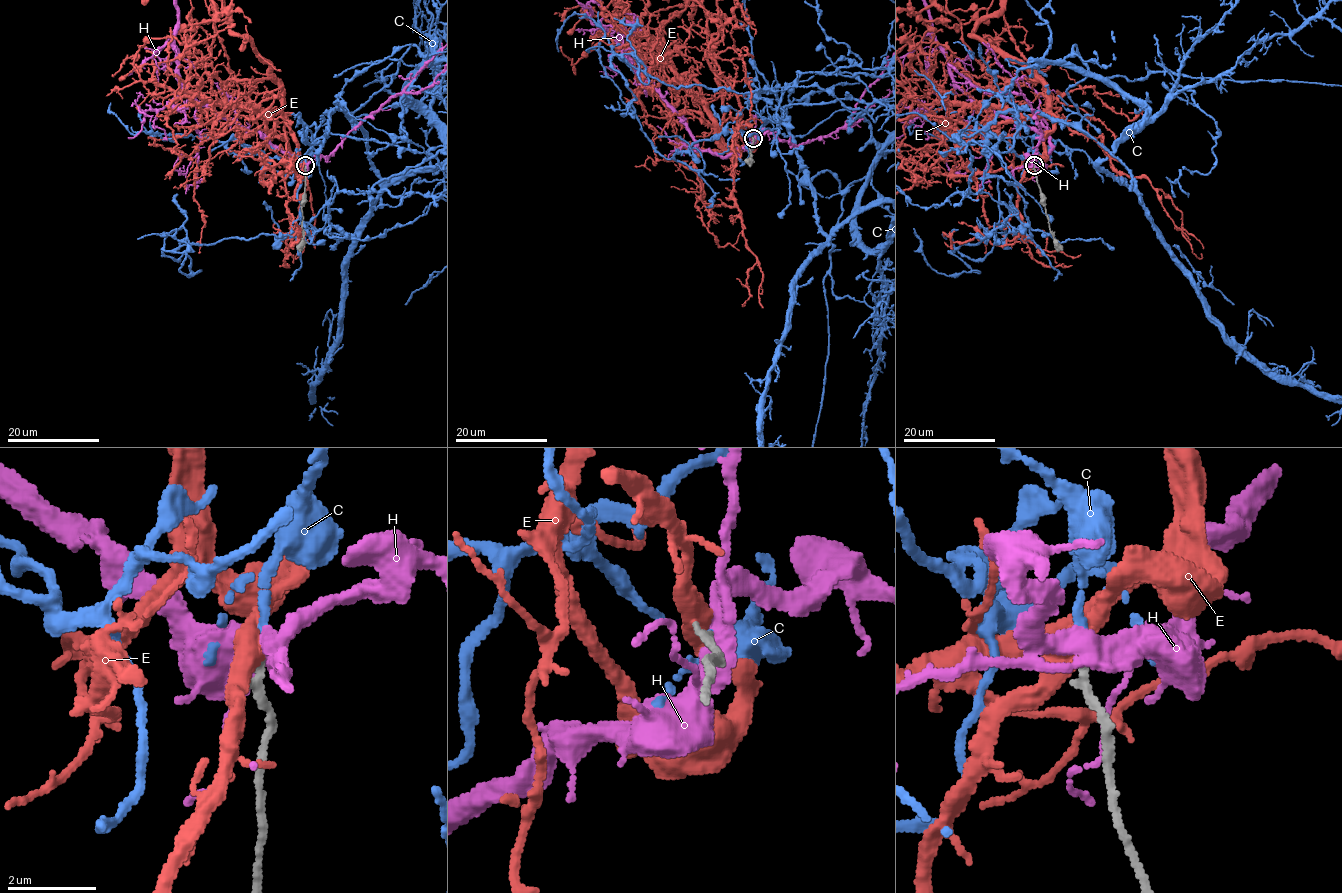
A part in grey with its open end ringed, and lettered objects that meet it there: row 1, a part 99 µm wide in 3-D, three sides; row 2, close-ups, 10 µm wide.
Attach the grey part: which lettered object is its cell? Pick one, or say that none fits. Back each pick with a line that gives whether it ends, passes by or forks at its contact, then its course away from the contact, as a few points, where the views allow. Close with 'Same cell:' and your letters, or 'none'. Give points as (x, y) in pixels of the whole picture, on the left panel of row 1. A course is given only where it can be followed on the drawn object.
C: it ends there; it runs (305, 166), (325, 115), (341, 109), (379, 175), (346, 266), (341, 334), (313, 384)
Same cell: C

